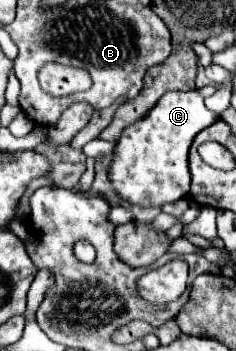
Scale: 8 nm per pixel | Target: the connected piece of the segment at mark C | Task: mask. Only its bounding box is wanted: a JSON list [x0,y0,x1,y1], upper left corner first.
[109,85,217,207]

